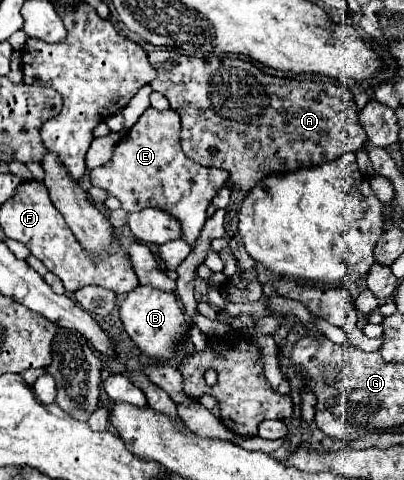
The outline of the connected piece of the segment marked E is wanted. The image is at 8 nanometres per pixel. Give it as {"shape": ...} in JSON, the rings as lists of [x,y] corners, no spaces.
{"shape":[[[149,107],[129,133],[117,143],[113,159],[97,169],[91,169],[91,185],[109,191],[121,201],[127,213],[146,207],[157,207],[181,221],[183,235],[189,245],[195,245],[199,231],[207,219],[207,207],[221,187],[225,187],[229,173],[223,169],[201,167],[181,151],[181,121],[173,109],[157,111]]]}

